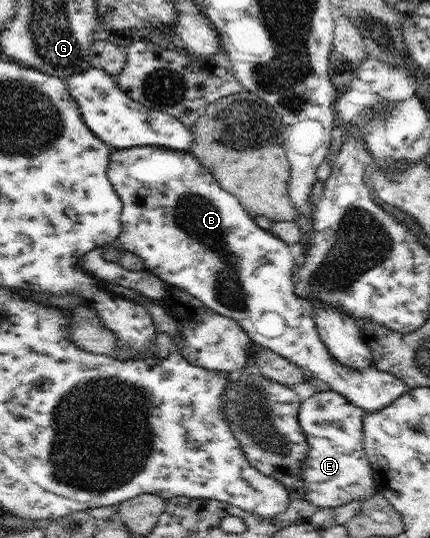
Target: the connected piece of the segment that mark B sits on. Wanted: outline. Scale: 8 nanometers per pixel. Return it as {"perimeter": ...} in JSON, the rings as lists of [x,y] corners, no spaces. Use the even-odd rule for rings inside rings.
{"perimeter":[[[151,146],[129,147],[121,151],[112,151],[111,163],[109,163],[107,175],[109,181],[112,183],[113,189],[115,189],[122,201],[122,212],[120,215],[121,234],[119,234],[116,241],[123,250],[132,251],[137,257],[141,258],[145,265],[145,269],[149,272],[153,272],[169,285],[182,287],[182,289],[188,291],[193,297],[200,299],[205,307],[225,317],[234,319],[257,348],[275,351],[275,353],[282,355],[285,359],[291,361],[291,363],[295,363],[295,365],[303,371],[311,372],[312,378],[327,383],[333,391],[344,395],[353,405],[360,407],[365,414],[371,413],[372,411],[379,411],[387,407],[389,403],[393,403],[395,399],[401,397],[401,395],[410,390],[408,385],[401,381],[401,379],[398,379],[395,375],[379,371],[377,368],[373,367],[373,365],[367,369],[349,369],[336,359],[333,359],[333,356],[329,353],[329,350],[325,347],[325,344],[321,341],[320,335],[318,334],[315,319],[312,315],[314,311],[312,305],[309,301],[305,301],[303,298],[296,297],[295,295],[295,267],[297,265],[293,260],[293,255],[287,243],[281,241],[281,239],[270,231],[258,227],[255,220],[252,220],[252,217],[247,215],[247,211],[243,209],[243,205],[241,205],[231,193],[219,189],[219,183],[213,179],[213,175],[209,173],[209,169],[203,166],[192,154],[189,152],[173,151],[163,147]]]}

